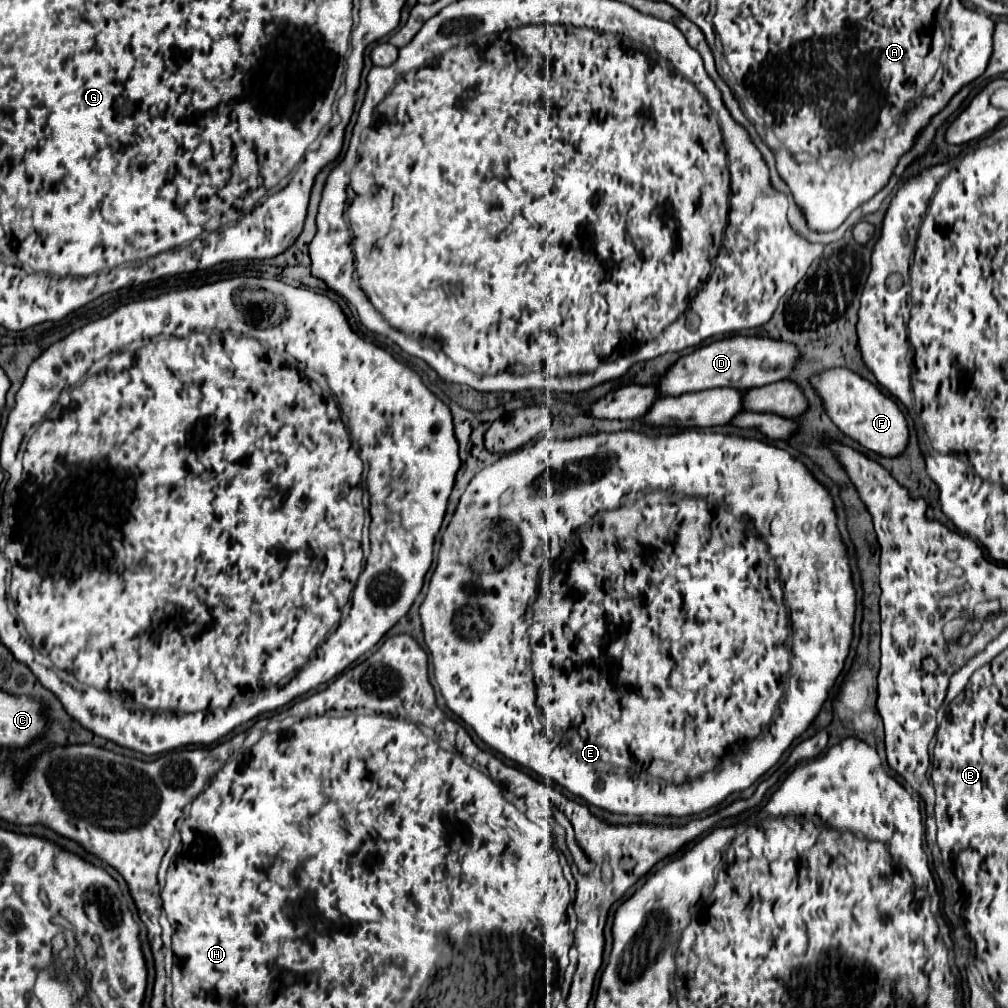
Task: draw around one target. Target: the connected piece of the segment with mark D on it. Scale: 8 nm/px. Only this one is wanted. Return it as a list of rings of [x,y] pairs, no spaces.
[[[733,336],[733,338],[717,340],[697,348],[693,354],[679,358],[667,370],[667,374],[657,382],[659,394],[681,396],[687,392],[701,392],[701,390],[723,388],[723,386],[737,388],[737,390],[767,386],[783,378],[787,380],[799,358],[801,358],[799,348],[783,340],[771,340],[771,338],[759,338],[759,336]]]

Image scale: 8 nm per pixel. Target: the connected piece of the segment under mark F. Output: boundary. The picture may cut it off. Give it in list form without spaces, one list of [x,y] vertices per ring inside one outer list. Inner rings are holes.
[[[833,368],[819,376],[813,376],[811,382],[823,398],[829,418],[837,424],[837,428],[843,434],[859,442],[863,448],[885,458],[901,456],[907,450],[909,426],[903,412],[889,396],[881,394],[879,388],[873,386],[869,380],[863,380],[847,368]]]

